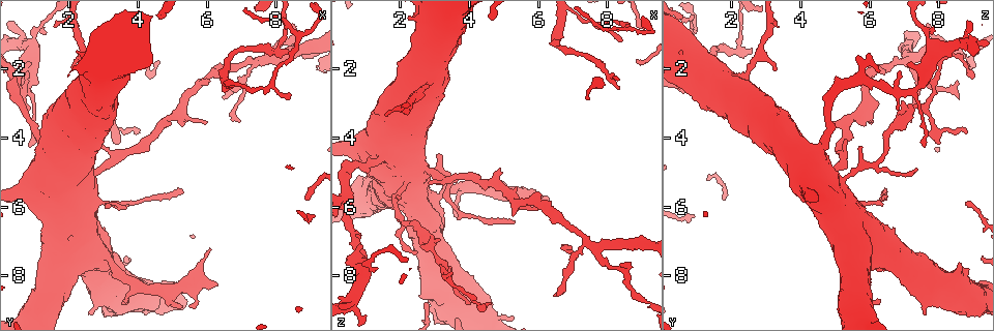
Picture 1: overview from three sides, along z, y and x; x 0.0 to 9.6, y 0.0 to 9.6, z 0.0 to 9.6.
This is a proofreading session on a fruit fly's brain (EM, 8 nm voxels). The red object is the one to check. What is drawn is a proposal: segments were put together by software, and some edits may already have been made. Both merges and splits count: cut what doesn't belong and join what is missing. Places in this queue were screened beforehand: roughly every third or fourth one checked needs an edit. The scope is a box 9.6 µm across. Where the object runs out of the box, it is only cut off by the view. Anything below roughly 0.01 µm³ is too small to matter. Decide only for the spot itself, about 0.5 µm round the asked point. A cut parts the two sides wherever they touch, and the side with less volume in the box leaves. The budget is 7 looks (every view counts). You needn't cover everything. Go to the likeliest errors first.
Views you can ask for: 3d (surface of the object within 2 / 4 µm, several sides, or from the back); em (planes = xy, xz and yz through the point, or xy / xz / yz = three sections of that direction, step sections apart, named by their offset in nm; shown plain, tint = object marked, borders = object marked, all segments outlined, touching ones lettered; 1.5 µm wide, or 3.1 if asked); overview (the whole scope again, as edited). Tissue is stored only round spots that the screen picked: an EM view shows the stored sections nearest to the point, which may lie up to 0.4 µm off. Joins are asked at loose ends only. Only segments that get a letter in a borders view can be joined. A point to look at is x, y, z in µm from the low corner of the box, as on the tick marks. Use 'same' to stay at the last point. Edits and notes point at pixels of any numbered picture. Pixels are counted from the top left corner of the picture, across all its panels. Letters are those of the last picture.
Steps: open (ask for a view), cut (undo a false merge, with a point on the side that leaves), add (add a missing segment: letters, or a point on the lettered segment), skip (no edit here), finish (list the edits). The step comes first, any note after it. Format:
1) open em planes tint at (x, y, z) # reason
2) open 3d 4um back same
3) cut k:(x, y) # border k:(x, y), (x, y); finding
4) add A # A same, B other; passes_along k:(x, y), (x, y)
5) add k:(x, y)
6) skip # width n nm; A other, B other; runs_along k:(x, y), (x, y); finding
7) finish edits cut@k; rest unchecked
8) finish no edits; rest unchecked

open 3d 2um at (4.60, 1.80, 8.80) # end of a long branch

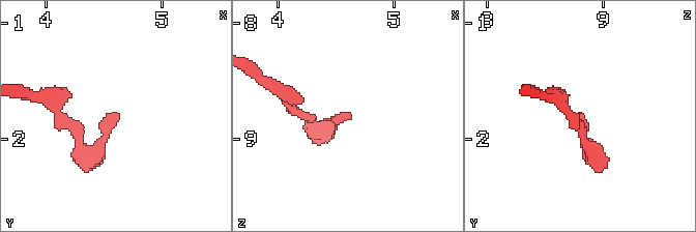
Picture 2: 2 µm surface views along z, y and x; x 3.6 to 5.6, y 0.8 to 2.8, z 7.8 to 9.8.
open em planes borders at (4.62, 1.78, 8.80)

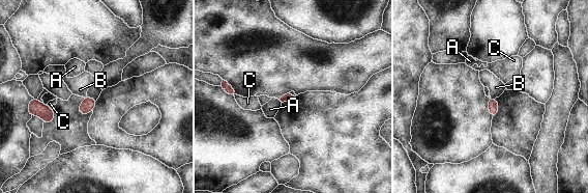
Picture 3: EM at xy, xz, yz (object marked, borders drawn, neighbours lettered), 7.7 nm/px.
skip # A other, B other, C other; border 3:(490, 95), (495, 98); no lettered segment goes on from it

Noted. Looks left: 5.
open em planes borders at (0.70, 2.15, 6.80) # free end

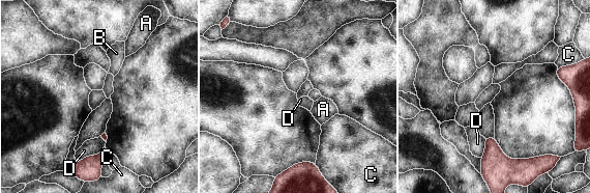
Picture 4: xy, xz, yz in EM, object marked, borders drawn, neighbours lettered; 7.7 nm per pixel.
skip # A other, B other, C other, D other; border 4:(105, 145), (98, 153), (76, 161); no lettered segment goes on from it

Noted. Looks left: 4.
open 3d 2um at (8.35, 1.45, 2.60) # free end

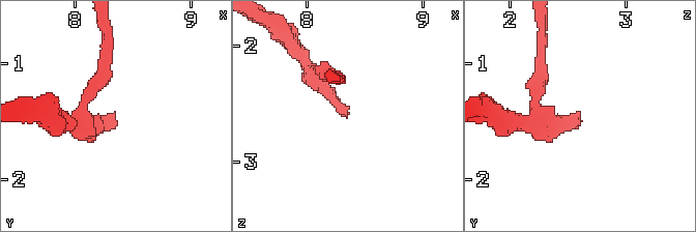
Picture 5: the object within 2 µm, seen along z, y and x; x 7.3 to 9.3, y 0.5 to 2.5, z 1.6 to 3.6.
open em xz step 4 tint at (8.34, 1.42, 2.56) # shape alone is not enough

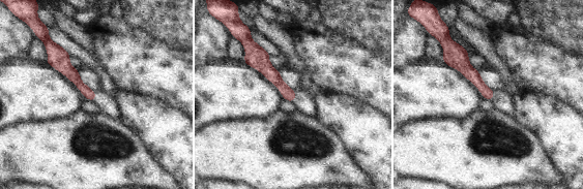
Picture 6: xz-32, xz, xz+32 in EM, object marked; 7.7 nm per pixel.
open em xy step 8 borders same

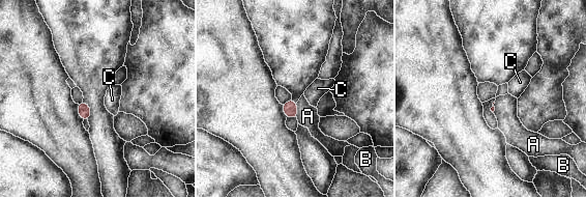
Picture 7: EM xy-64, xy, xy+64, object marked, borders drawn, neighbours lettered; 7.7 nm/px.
add A # A same, B other, C other; passes_along 7:(290, 109), (297, 110), (308, 116); it goes on there

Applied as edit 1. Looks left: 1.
finish edits add@7; rest unchecked

